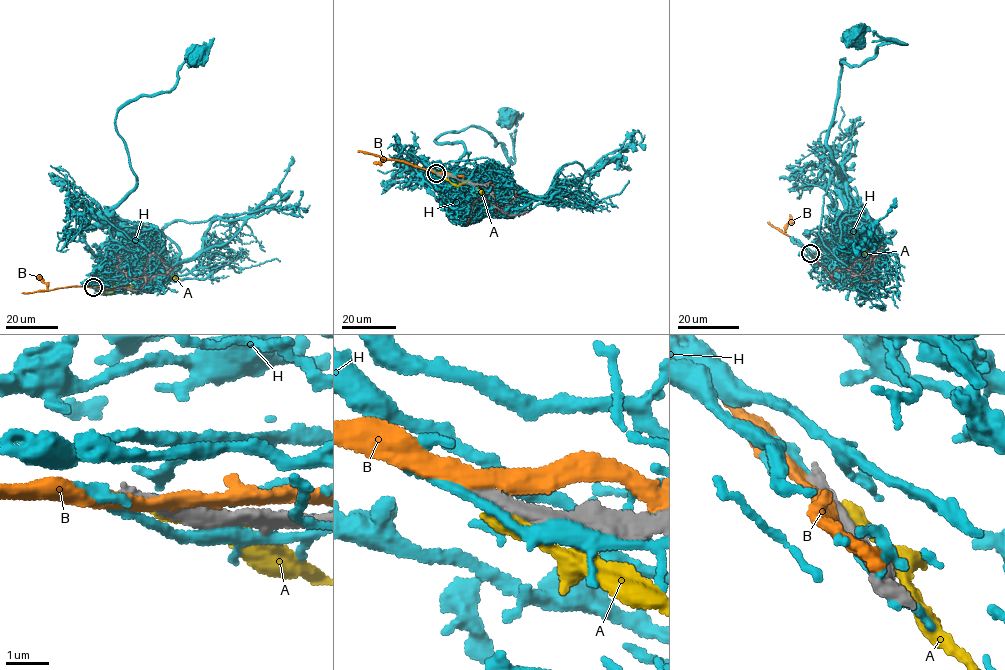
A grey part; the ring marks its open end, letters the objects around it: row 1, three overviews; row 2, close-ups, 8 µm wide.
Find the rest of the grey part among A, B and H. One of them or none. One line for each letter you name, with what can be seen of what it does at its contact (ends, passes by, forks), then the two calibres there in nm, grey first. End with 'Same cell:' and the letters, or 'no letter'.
Same cell: no letter

